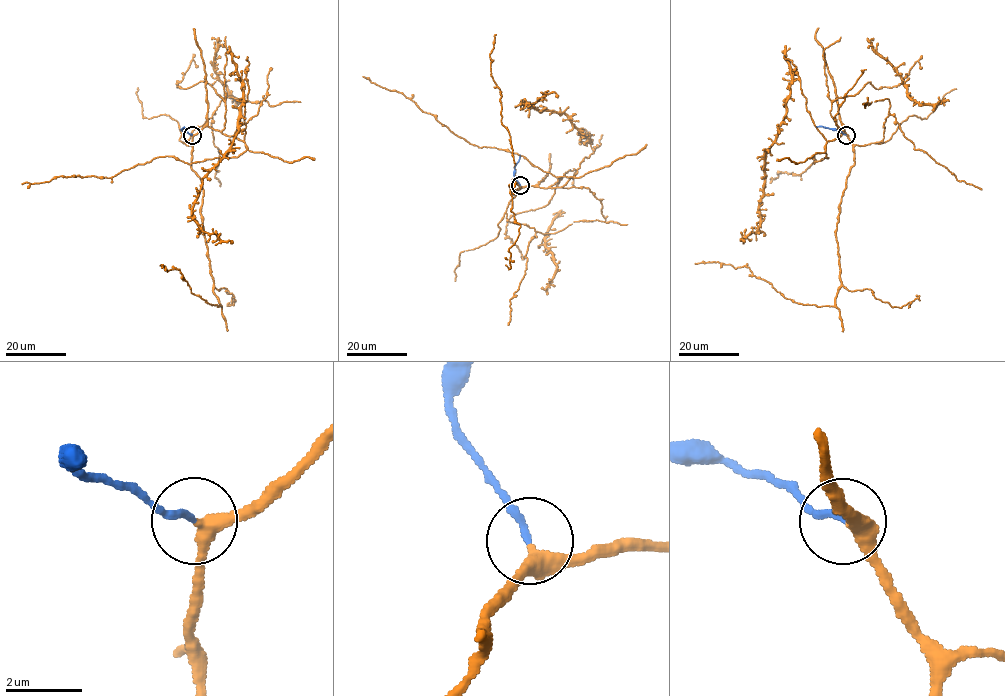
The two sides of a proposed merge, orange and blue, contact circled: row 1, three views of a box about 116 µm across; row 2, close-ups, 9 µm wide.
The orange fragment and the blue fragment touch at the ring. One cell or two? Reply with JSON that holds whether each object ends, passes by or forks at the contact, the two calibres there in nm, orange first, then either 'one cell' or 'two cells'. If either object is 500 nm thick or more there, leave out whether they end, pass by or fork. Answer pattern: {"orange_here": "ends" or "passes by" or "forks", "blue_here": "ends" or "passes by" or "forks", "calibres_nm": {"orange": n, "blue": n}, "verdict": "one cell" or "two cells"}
{"orange_here": "passes by", "blue_here": "ends", "calibres_nm": {"orange": 360, "blue": 180}, "verdict": "one cell"}

